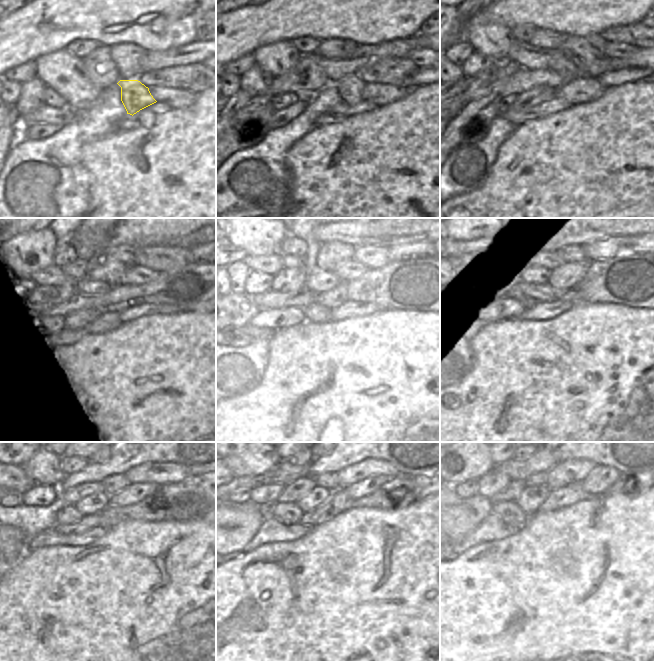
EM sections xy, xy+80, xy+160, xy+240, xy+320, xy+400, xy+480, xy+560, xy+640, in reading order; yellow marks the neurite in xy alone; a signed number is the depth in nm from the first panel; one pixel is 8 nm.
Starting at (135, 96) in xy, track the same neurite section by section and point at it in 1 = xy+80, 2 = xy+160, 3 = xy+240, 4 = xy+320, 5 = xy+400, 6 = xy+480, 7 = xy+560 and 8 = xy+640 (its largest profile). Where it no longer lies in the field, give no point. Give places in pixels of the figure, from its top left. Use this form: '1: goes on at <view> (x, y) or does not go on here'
1: goes on at xy+80 (350, 87)
2: goes on at xy+160 (560, 63)
3: goes on at xy+240 (108, 282)
4: goes on at xy+320 (319, 280)
5: goes on at xy+400 (537, 277)
6: goes on at xy+480 (92, 504)
7: goes on at xy+560 (319, 494)
8: goes on at xy+640 (531, 498)

